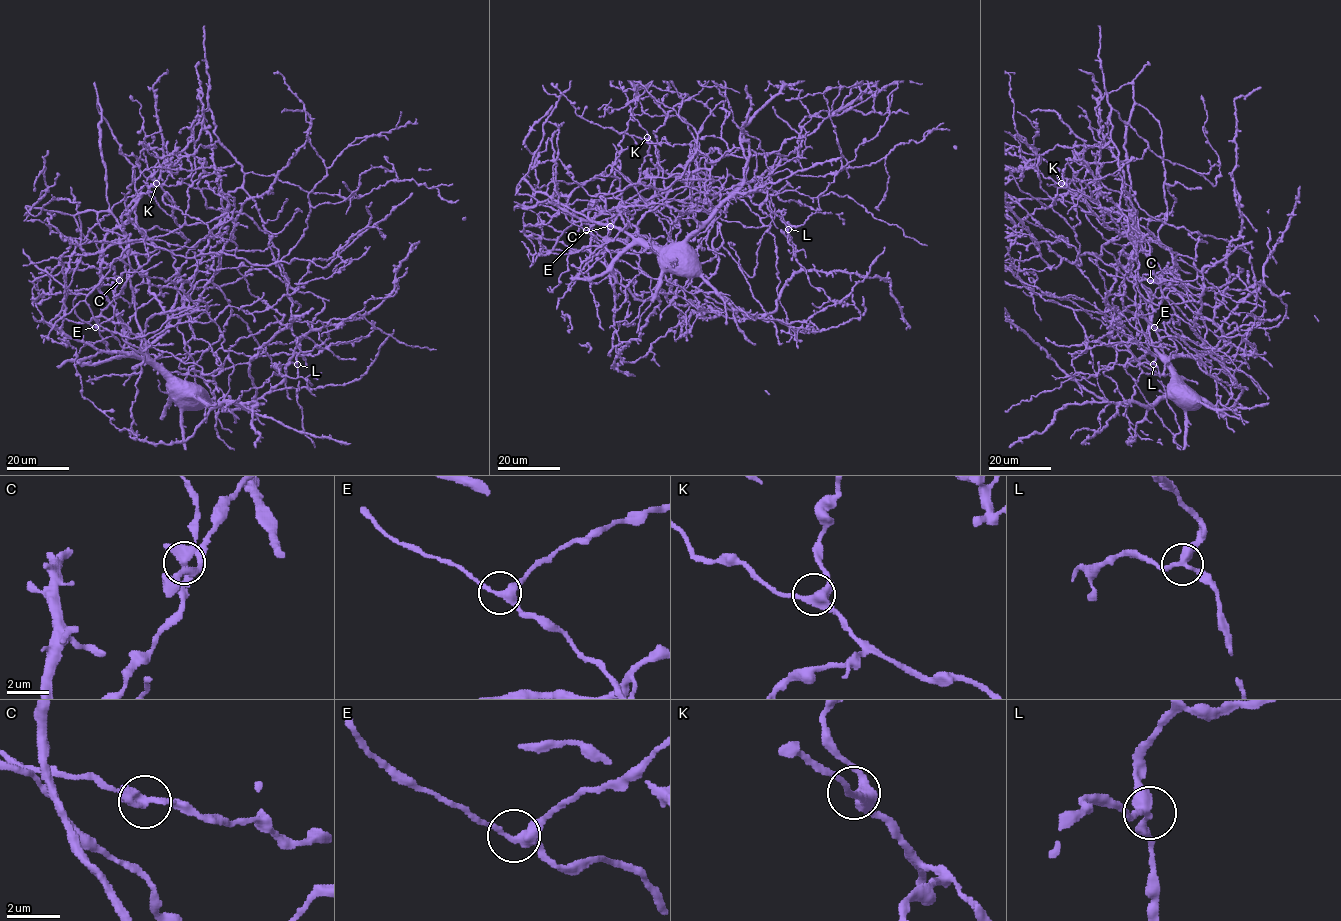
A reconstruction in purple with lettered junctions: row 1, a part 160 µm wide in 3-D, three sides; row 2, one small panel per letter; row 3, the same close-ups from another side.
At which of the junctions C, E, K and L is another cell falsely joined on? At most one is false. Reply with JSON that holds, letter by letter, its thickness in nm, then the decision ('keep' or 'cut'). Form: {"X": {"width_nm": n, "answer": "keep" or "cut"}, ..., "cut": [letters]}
{"C": {"width_nm": 360, "answer": "keep"}, "E": {"width_nm": 320, "answer": "keep"}, "K": {"width_nm": 380, "answer": "keep"}, "L": {"width_nm": 320, "answer": "keep"}, "cut": []}

